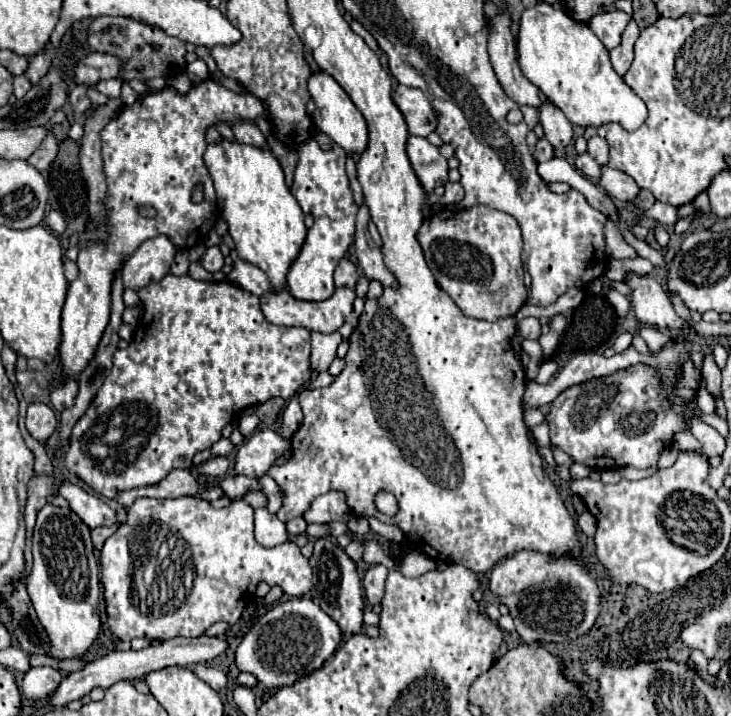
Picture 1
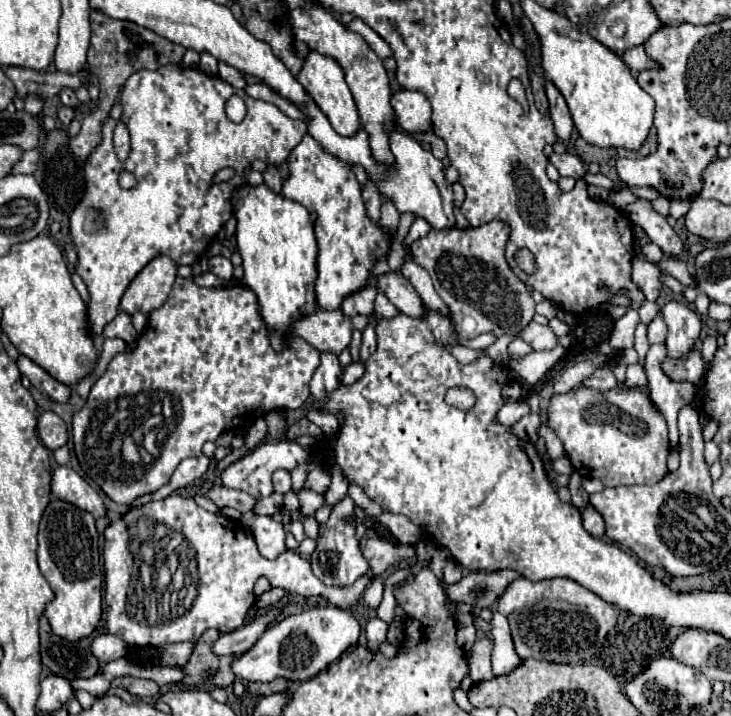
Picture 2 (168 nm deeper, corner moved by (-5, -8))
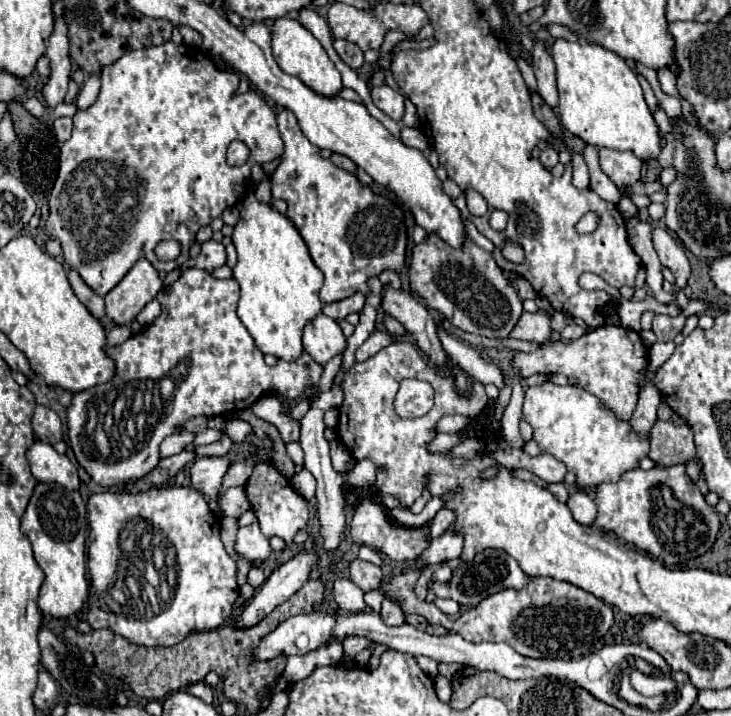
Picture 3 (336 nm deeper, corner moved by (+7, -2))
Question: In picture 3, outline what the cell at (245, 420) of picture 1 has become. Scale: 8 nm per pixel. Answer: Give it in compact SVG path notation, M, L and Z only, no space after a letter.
M218 442L208 446L194 446L196 456L224 456L230 450L230 442Z

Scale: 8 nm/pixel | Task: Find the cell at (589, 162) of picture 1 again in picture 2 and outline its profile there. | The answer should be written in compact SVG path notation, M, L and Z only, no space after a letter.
M614 190L614 192L610 194L610 198L608 198L608 202L612 202L612 206L616 206L618 210L626 210L626 206L628 206L632 200L636 200L636 196L630 194L628 190Z

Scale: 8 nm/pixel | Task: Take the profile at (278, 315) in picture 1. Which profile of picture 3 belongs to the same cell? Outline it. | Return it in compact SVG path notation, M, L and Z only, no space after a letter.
M324 314L308 322L308 326L304 328L302 342L304 350L322 366L346 350L346 338L338 322Z

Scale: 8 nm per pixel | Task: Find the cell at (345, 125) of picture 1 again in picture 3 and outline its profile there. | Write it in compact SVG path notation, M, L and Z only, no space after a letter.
M290 16L276 18L270 28L272 28L272 52L274 52L274 58L276 58L278 66L286 74L298 76L306 86L310 86L312 90L316 90L318 94L324 94L324 96L334 96L342 88L340 72L336 70L336 66L328 58L326 50L312 36L312 32L308 28L304 28L296 18L290 18Z

